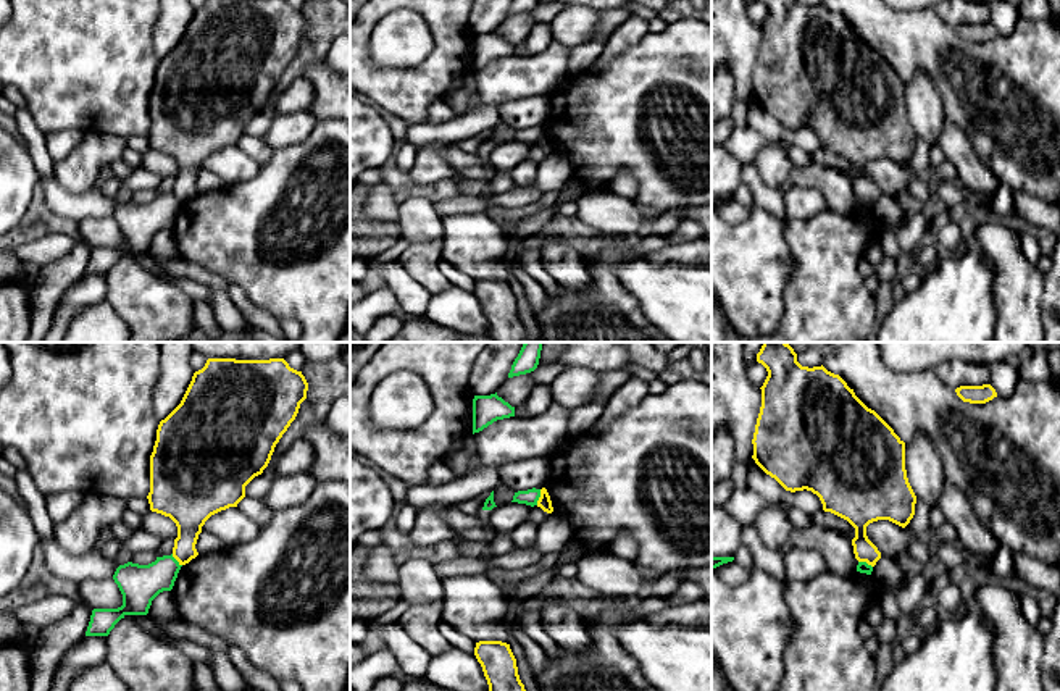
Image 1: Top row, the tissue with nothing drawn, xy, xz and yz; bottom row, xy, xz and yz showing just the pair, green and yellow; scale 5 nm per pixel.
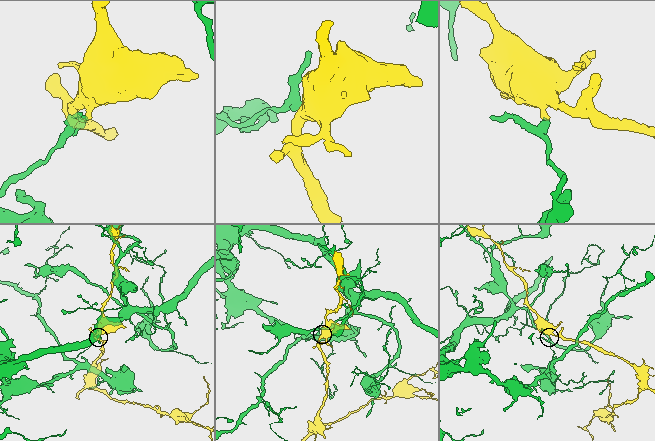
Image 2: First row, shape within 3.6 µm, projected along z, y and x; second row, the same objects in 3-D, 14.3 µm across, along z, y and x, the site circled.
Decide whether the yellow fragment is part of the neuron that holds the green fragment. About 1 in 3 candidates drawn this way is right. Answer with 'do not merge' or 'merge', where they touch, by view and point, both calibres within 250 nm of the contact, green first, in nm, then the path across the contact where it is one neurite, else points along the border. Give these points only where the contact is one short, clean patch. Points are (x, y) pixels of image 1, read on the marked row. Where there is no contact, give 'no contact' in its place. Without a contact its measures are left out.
do not merge; meets green in xz at (539, 496); 80 nm thick on the green side, 70 nm on the other; border along xz (541, 489), (536, 504)

